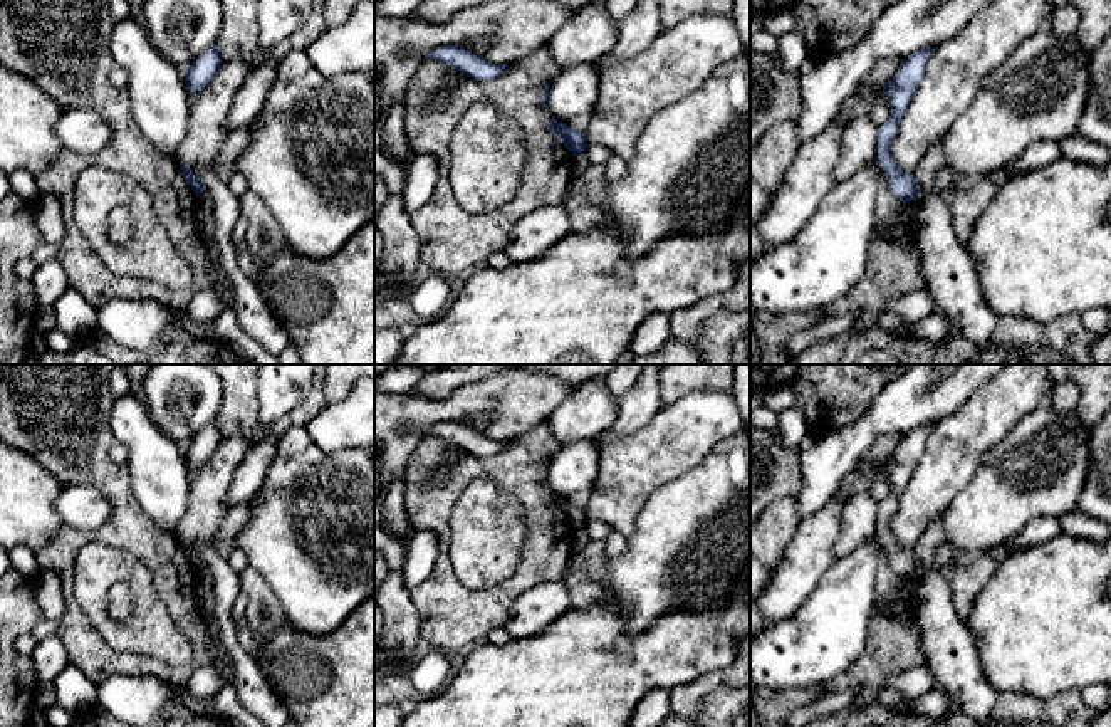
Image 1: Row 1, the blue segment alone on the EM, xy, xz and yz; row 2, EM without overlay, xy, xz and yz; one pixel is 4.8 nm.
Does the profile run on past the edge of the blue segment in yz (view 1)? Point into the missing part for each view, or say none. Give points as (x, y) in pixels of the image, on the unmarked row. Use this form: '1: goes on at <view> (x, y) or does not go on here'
1: does not go on here

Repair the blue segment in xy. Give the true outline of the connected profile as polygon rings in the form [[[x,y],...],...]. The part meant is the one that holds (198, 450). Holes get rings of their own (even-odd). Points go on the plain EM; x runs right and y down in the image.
[[[213,420],[185,447],[188,470],[203,467],[216,450],[220,440],[222,435],[218,430],[218,423],[216,420]]]

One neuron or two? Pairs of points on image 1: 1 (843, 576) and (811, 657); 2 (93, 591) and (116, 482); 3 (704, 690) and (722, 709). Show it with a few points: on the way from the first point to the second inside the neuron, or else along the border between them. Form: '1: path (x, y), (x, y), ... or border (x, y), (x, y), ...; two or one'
1: path (843, 596), (843, 603), (824, 637); one
2: border (138, 559), (88, 543), (74, 570); two
3: border (732, 687), (717, 687), (698, 709); two

